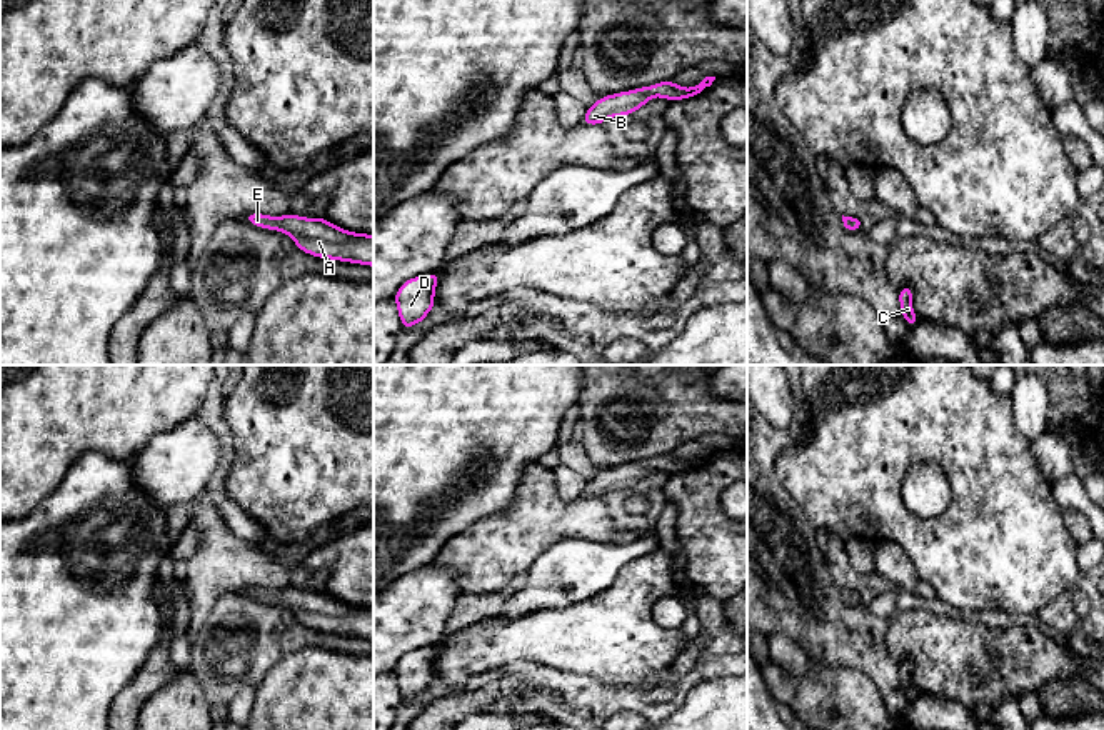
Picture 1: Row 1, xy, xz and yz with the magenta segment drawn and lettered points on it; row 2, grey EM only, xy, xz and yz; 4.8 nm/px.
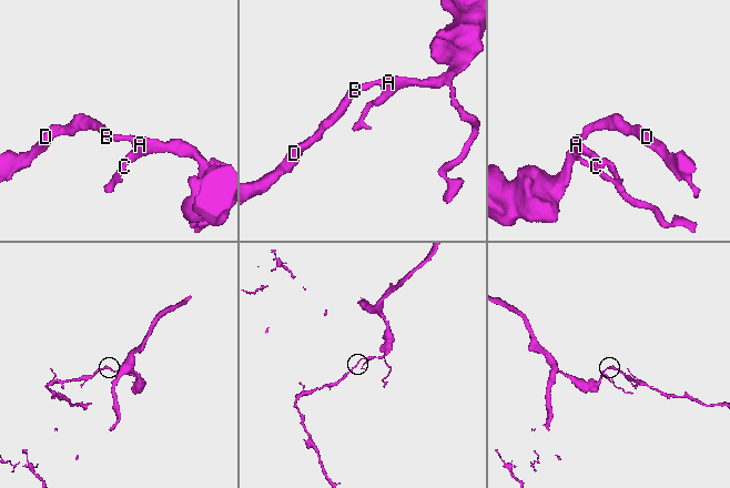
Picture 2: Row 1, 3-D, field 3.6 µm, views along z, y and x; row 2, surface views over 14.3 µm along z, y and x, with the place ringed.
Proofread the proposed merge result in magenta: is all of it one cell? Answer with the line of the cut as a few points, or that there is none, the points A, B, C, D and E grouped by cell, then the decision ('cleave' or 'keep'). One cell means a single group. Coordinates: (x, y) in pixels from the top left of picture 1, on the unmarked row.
cut none; groups A B C D E; keep

